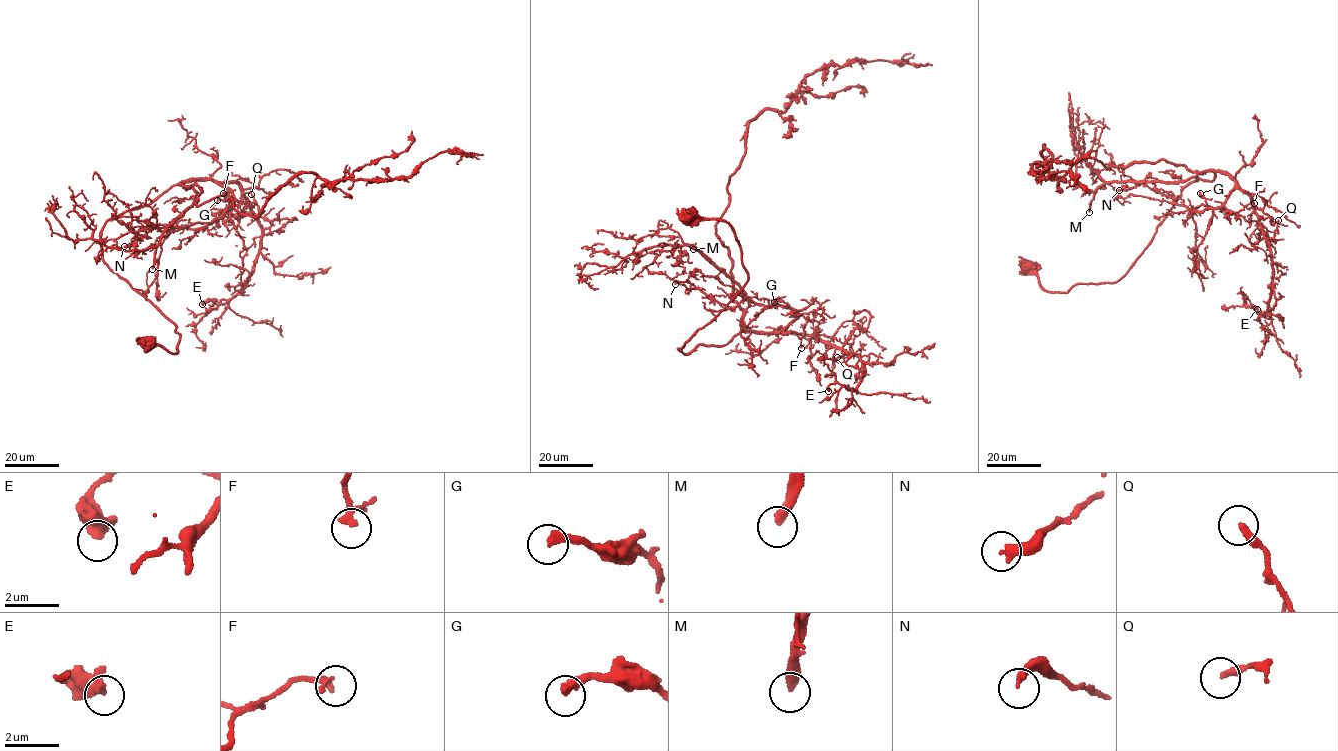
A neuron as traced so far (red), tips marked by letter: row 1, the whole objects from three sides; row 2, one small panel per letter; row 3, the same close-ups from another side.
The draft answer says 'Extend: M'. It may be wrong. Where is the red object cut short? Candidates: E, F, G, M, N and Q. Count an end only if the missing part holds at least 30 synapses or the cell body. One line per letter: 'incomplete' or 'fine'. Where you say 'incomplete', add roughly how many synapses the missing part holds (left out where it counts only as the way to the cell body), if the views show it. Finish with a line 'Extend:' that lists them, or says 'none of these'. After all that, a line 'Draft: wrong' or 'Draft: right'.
E: fine
F: fine
G: fine
M: incomplete; 180 synapses
N: fine
Q: fine
Extend: M
Draft: right

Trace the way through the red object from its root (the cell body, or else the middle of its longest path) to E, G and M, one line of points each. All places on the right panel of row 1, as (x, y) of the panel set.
E: (1025, 268), (1049, 291), (1119, 281), (1181, 190), (1217, 170), (1249, 196), (1269, 244), (1270, 316), (1257, 309)
G: (1025, 268), (1049, 291), (1119, 281), (1181, 190), (1213, 181), (1217, 170), (1235, 180), (1218, 207), (1200, 193)
M: (1025, 268), (1049, 291), (1119, 281), (1181, 190), (1216, 172), (1176, 182), (1112, 180), (1089, 212)

